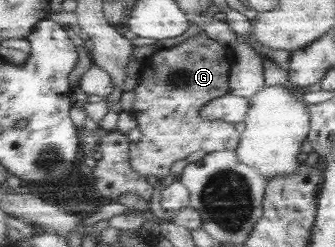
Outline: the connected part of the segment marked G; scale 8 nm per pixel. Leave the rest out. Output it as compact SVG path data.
M202 29L175 47L159 48L147 61L143 62L139 83L133 91L135 97L132 106L141 138L136 143L131 144L130 156L131 164L139 174L146 177L153 175L162 179L170 174L174 161L186 159L188 155L192 155L200 149L206 153L226 149L237 151L241 142L241 132L234 127L234 124L226 120L211 120L201 115L201 110L207 103L229 93L229 77L234 63L232 50L220 45L218 41L210 39L208 33Z

